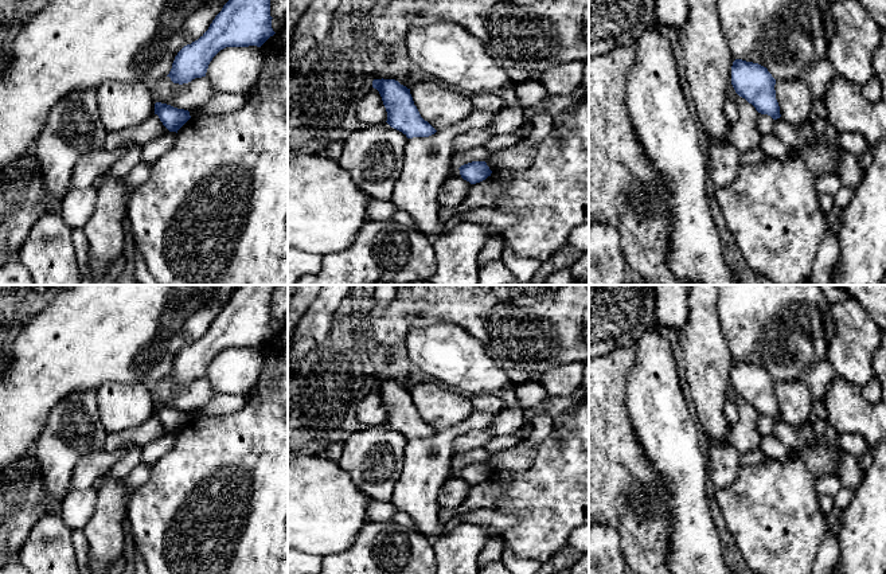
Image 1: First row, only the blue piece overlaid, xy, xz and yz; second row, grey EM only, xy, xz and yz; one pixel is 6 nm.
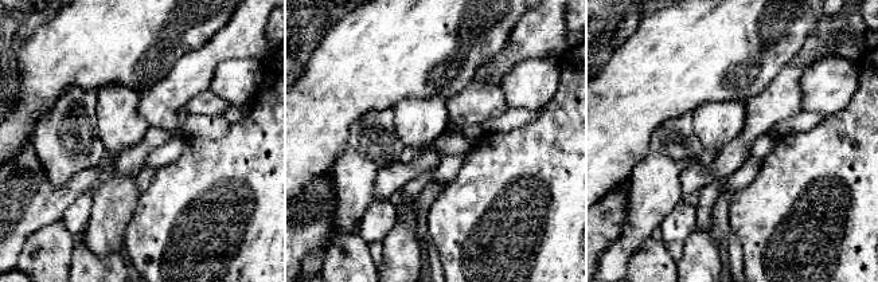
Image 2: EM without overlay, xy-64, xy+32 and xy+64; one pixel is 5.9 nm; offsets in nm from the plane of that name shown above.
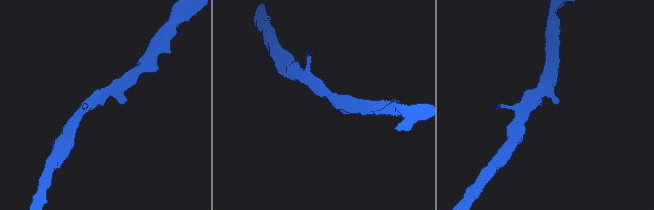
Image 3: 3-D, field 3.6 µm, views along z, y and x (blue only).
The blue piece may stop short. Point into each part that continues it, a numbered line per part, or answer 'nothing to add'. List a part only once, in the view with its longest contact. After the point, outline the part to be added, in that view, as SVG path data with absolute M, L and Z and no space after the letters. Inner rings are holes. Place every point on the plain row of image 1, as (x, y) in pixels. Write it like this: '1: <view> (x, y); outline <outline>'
nothing to add

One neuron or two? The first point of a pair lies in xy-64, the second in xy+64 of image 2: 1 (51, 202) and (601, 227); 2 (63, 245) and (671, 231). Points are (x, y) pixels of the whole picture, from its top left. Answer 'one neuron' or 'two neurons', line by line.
1: one neuron
2: two neurons

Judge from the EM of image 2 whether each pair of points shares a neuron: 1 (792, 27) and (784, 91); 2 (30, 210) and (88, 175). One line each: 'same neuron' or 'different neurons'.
1: different neurons
2: same neuron

